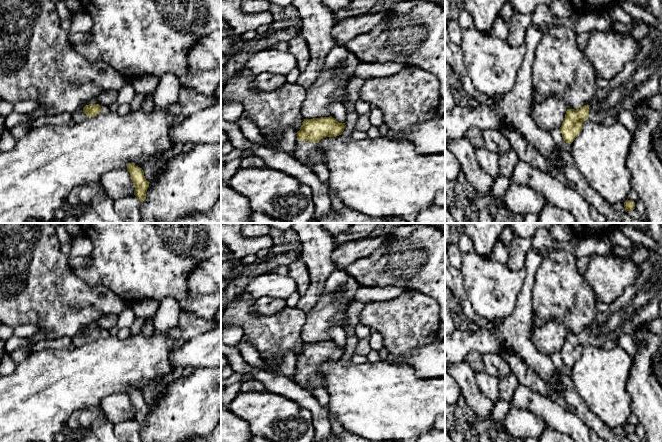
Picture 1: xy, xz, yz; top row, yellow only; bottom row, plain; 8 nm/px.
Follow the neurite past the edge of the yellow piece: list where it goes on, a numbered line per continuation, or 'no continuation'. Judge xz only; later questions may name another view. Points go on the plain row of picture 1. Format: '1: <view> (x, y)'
1: xz (308, 377)

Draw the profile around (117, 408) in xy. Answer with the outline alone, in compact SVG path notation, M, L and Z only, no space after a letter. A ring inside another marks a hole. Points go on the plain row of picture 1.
M116 393L101 400L101 414L105 415L115 425L133 420L135 411L128 394Z

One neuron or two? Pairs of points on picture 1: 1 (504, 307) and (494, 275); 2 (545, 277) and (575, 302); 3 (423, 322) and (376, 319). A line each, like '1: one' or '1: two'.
1: one
2: one
3: one

